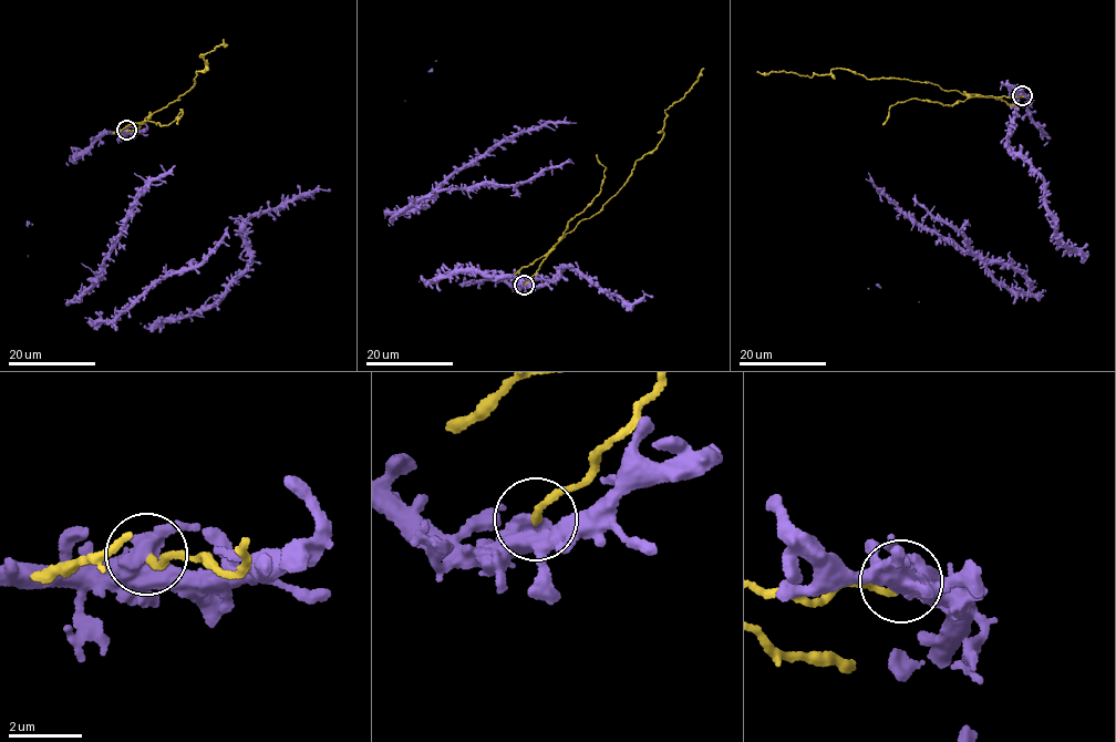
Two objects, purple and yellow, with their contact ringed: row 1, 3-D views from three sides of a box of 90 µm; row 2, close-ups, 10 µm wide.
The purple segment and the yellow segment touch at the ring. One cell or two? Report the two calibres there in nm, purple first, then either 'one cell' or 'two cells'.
400 nm thick on the purple side, 180 nm on the other; two cells

